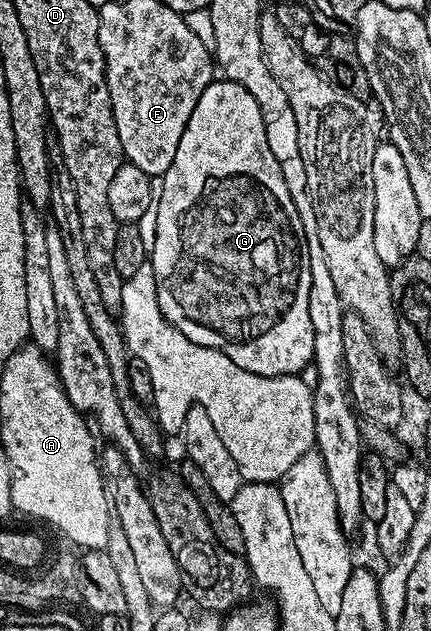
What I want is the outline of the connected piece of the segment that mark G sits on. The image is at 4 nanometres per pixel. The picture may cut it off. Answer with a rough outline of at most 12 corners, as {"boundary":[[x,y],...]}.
{"boundary":[[251,92],[183,128],[151,265],[187,340],[312,363],[295,200]]}

